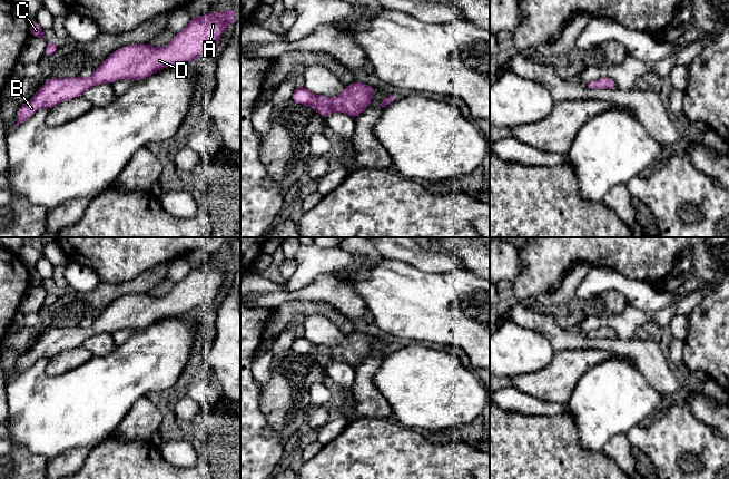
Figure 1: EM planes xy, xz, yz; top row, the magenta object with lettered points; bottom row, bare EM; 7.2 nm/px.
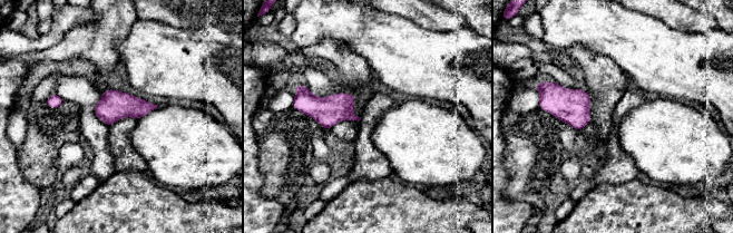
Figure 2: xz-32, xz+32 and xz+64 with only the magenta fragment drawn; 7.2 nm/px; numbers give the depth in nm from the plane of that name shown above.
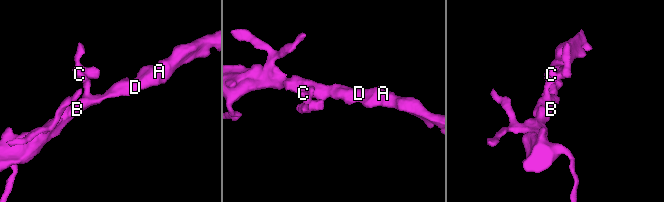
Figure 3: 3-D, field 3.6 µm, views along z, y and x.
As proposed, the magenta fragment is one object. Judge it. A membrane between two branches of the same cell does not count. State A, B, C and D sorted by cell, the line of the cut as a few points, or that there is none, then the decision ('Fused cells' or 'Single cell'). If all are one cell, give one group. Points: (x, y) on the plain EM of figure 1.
Groups: A B C D. No split. Single cell

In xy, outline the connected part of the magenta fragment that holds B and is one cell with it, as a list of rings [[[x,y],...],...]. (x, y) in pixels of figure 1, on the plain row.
[[[231,257],[227,262],[209,261],[203,266],[193,266],[188,275],[177,282],[174,289],[165,296],[156,297],[150,293],[129,294],[119,297],[109,304],[104,313],[95,319],[88,328],[82,328],[80,325],[70,328],[49,328],[27,353],[19,356],[18,372],[14,377],[27,370],[38,359],[51,359],[56,354],[68,349],[82,346],[82,343],[95,334],[112,333],[121,329],[138,331],[166,316],[181,315],[198,306],[209,307],[214,303],[226,277],[230,273],[234,273],[237,266],[237,261]]]

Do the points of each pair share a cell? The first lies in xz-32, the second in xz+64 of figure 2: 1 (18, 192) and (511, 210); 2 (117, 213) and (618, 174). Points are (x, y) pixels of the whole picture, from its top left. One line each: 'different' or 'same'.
1: same
2: different

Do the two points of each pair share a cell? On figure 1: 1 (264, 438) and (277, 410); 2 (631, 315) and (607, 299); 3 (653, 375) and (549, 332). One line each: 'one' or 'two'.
1: two
2: two
3: one

